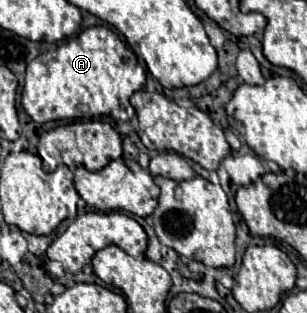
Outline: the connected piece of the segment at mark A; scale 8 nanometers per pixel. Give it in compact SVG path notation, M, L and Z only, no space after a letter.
M91 26L61 44L55 52L43 52L27 64L21 106L41 124L51 120L89 120L93 116L129 120L129 98L143 86L145 70L133 50L111 28Z

